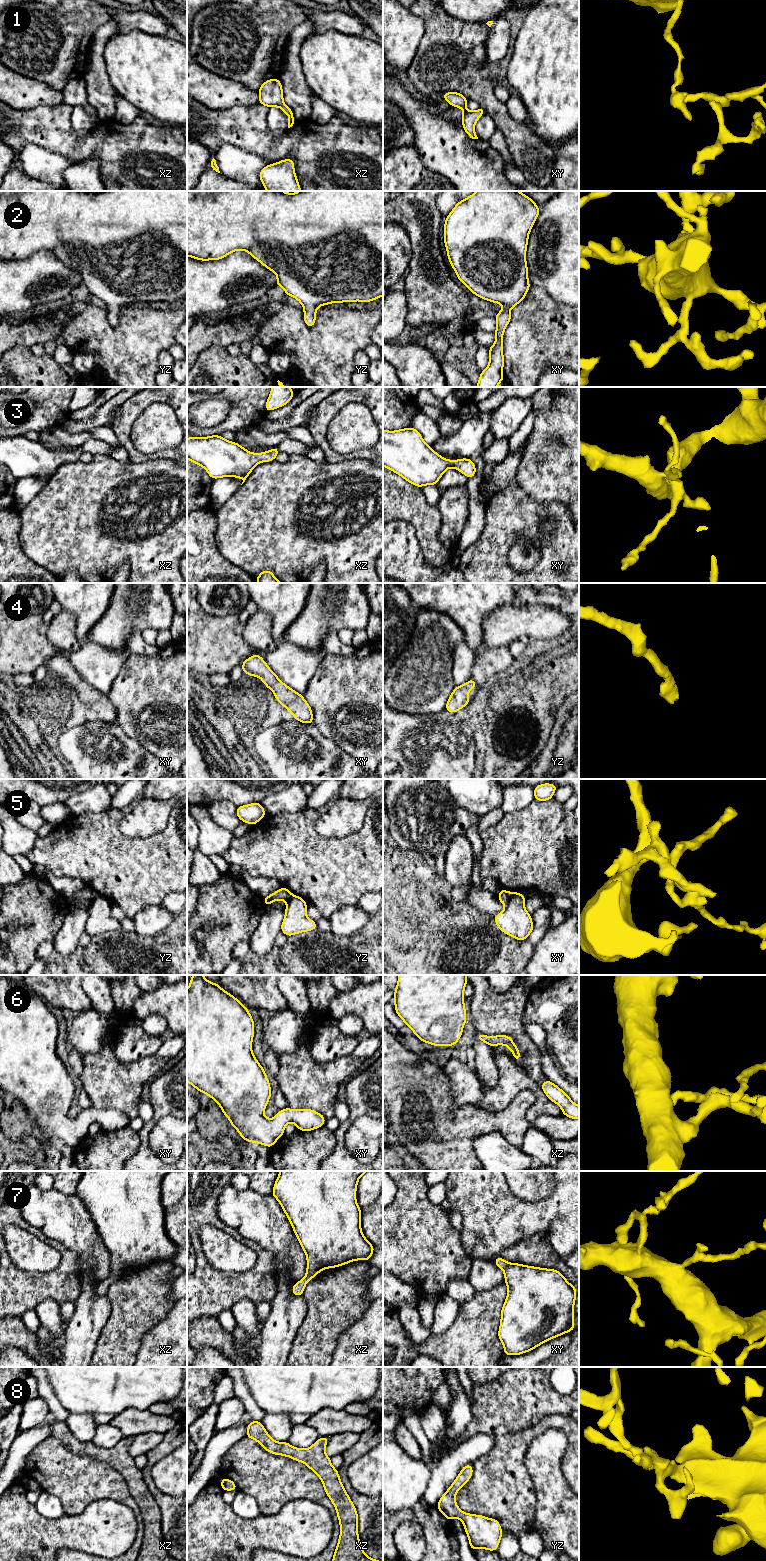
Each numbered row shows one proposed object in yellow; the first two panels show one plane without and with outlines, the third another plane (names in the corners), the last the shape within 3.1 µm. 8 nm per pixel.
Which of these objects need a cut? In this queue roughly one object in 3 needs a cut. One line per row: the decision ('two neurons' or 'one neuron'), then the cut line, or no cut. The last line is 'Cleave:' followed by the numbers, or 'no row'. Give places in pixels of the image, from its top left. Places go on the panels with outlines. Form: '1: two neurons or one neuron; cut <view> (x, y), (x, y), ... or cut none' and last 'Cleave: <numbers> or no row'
1: one neuron; cut none
2: one neuron; cut none
3: one neuron; cut none
4: one neuron; cut none
5: two neurons; cut xy (511, 893), (504, 904)
6: one neuron; cut none
7: one neuron; cut none
8: one neuron; cut none
Cleave: 5

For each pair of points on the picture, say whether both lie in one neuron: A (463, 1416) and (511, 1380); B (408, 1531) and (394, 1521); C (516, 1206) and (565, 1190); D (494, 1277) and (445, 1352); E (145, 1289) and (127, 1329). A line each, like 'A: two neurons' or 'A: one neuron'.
A: two neurons
B: two neurons
C: one neuron
D: two neurons
E: one neuron

